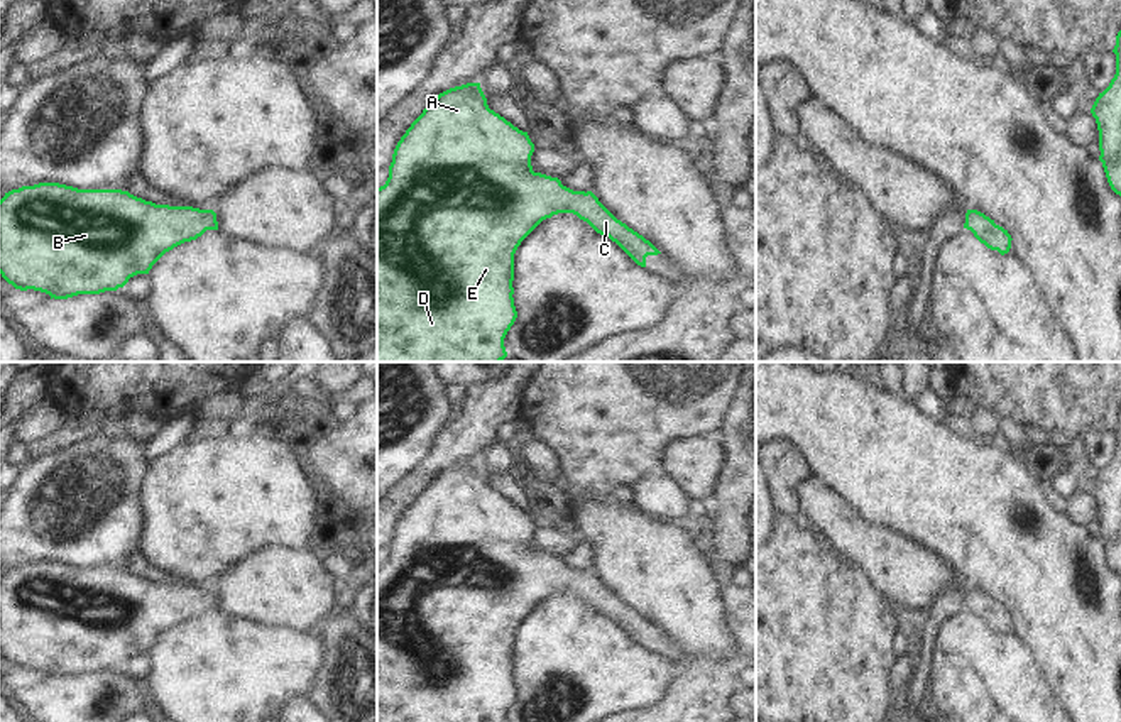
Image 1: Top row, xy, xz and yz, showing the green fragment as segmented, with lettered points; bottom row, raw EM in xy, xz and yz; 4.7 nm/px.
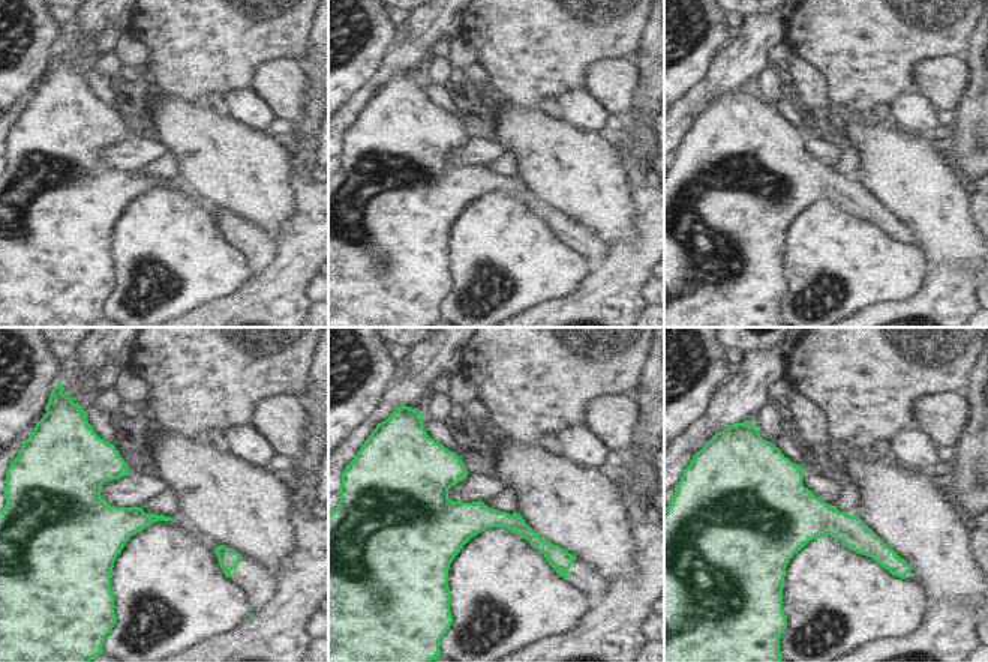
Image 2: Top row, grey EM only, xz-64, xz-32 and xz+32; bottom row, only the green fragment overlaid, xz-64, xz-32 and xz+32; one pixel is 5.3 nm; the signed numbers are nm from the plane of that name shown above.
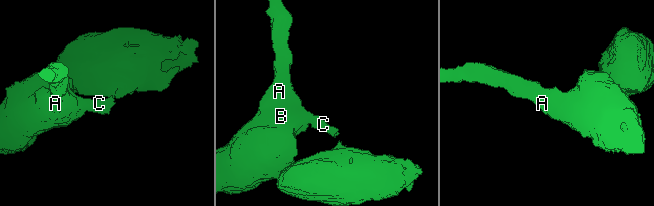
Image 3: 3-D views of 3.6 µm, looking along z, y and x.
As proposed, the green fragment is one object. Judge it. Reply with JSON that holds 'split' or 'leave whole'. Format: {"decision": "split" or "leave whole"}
{"decision": "leave whole"}

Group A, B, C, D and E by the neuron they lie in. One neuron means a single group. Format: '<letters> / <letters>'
A B C D E

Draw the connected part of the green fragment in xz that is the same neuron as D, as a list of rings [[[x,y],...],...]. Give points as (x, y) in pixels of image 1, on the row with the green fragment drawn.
[[[480,83],[440,93],[397,142],[389,178],[377,188],[377,362],[502,362],[504,338],[517,318],[514,254],[546,218],[573,213],[615,242],[637,265],[661,254],[649,240],[617,220],[592,191],[573,191],[558,178],[534,172],[534,144],[489,108]]]

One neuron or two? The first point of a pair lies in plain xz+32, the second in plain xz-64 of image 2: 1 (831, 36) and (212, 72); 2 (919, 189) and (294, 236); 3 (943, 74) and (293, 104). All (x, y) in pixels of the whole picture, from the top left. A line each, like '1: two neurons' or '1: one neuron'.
1: one neuron
2: two neurons
3: one neuron

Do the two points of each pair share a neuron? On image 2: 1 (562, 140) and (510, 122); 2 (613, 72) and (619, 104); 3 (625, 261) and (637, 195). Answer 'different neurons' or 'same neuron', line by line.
1: same neuron
2: same neuron
3: same neuron

